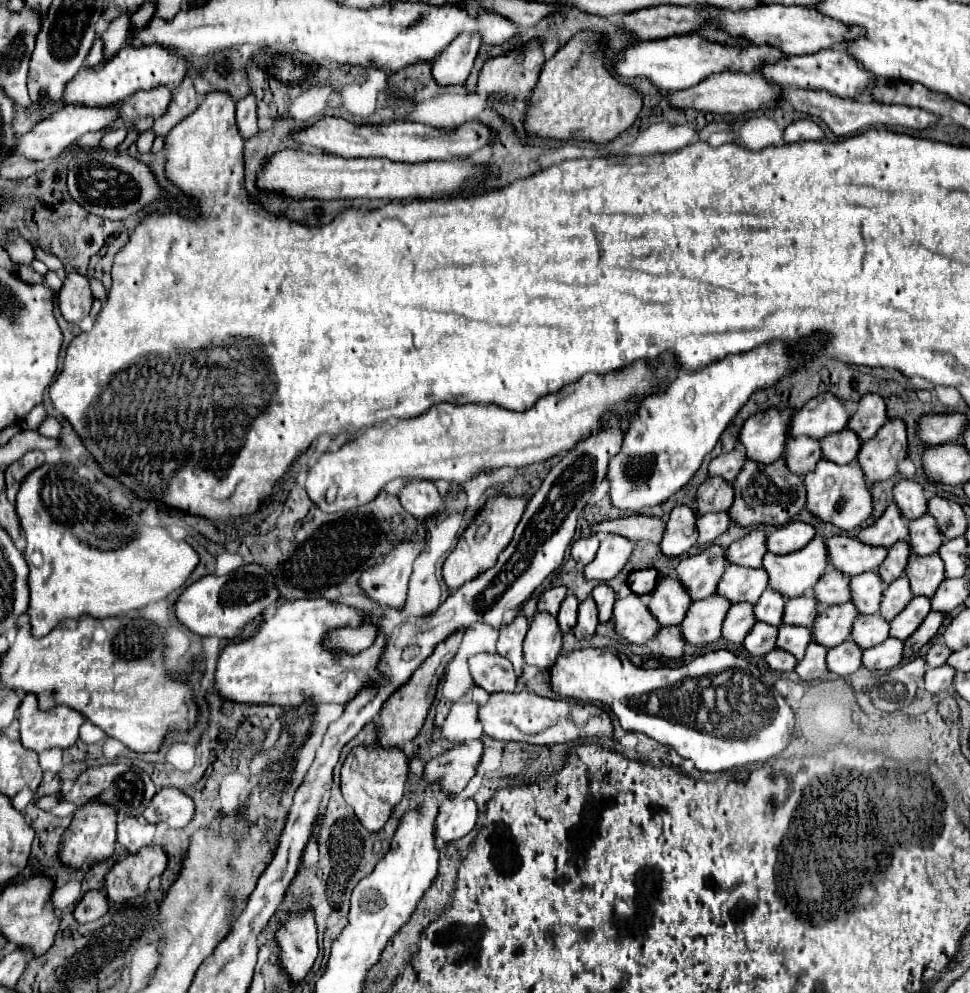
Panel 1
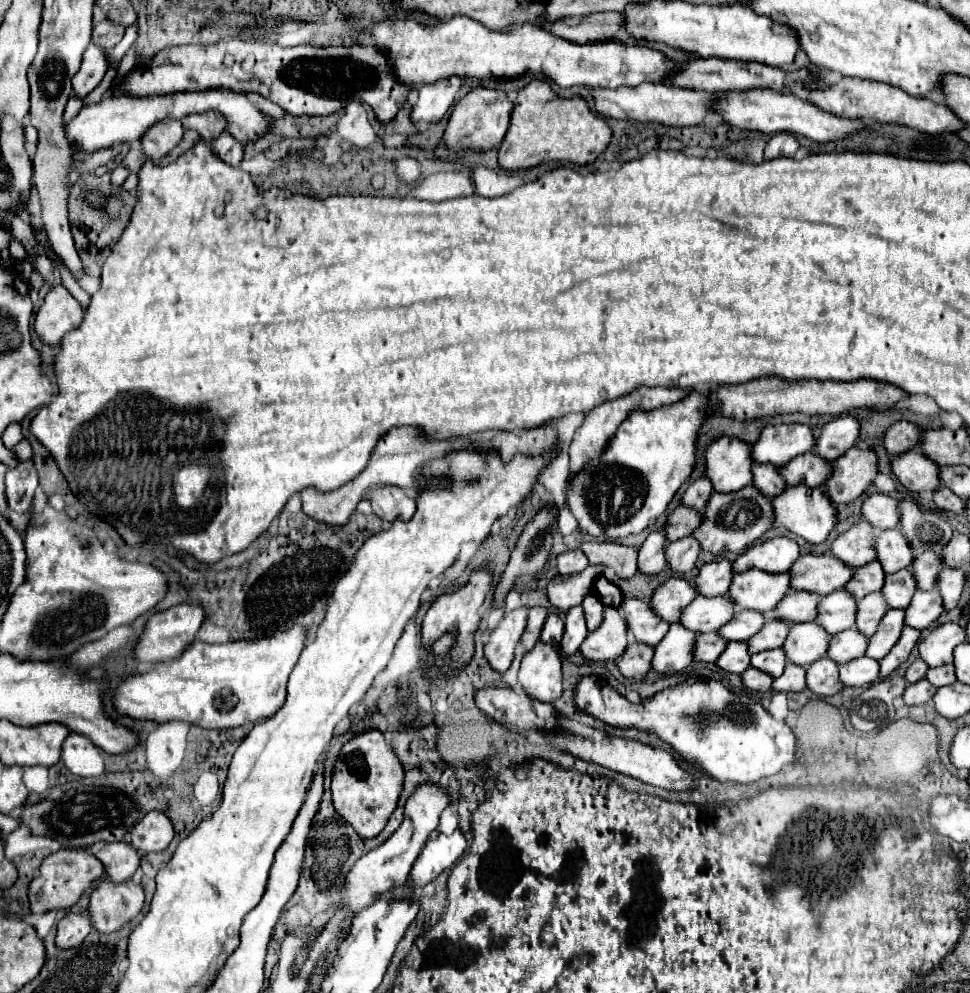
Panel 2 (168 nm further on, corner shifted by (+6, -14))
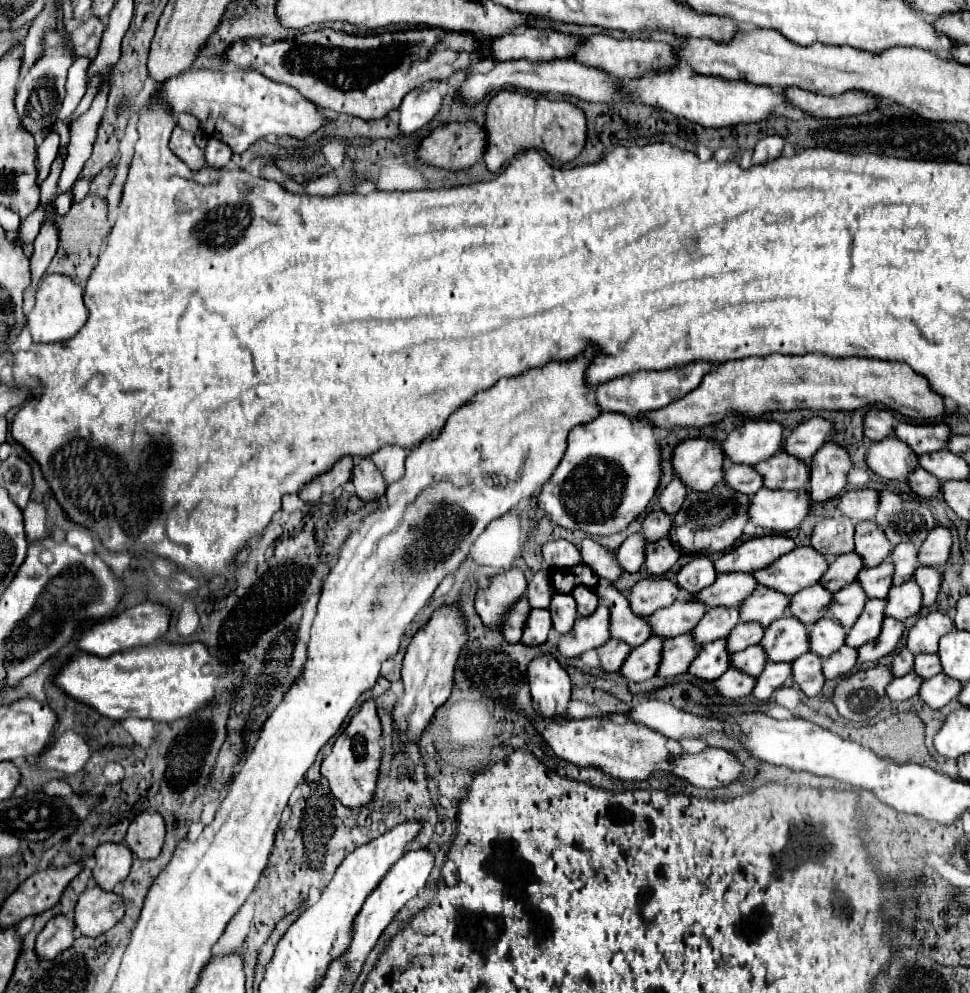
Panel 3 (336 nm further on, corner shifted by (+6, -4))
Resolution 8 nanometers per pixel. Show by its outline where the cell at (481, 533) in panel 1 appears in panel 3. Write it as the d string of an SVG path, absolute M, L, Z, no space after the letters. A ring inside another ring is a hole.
M442 606L438 608L430 622L416 632L412 638L406 656L404 656L404 666L402 666L402 682L404 682L404 694L402 698L396 700L392 718L394 718L394 740L392 748L394 754L404 752L404 746L408 742L418 744L422 738L422 732L430 724L436 708L440 708L452 690L452 676L454 676L454 666L458 660L458 652L468 638L464 618L460 616L460 608L448 608Z

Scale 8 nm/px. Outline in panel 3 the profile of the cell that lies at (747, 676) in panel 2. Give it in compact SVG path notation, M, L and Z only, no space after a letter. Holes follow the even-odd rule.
M736 668L726 670L716 682L714 688L720 696L724 696L726 700L738 700L742 696L748 696L752 692L752 684L756 678L752 676L744 676L742 672L736 672Z

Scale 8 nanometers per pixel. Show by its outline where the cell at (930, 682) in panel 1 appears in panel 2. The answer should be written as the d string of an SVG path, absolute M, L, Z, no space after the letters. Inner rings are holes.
M924 678L924 680L920 680L920 682L916 682L916 684L910 684L910 686L906 688L906 692L904 692L904 702L906 702L908 706L928 704L928 702L934 698L936 690L938 690L938 688L932 686L932 684Z

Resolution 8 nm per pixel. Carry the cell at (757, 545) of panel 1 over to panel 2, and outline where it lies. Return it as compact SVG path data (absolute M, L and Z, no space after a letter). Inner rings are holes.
M714 560L710 564L704 564L694 580L698 592L704 596L724 596L734 578L732 564L732 560Z

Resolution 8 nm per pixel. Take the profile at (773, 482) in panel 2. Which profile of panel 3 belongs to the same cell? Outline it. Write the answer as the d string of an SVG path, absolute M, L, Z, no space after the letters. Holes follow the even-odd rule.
M728 464L724 468L724 482L740 494L754 496L762 488L760 476L756 476L756 470L746 464Z

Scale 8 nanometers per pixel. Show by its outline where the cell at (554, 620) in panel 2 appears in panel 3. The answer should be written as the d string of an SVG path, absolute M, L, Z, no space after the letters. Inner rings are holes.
M532 610L526 618L520 642L524 646L540 646L546 642L550 628L552 628L550 612L548 610Z

